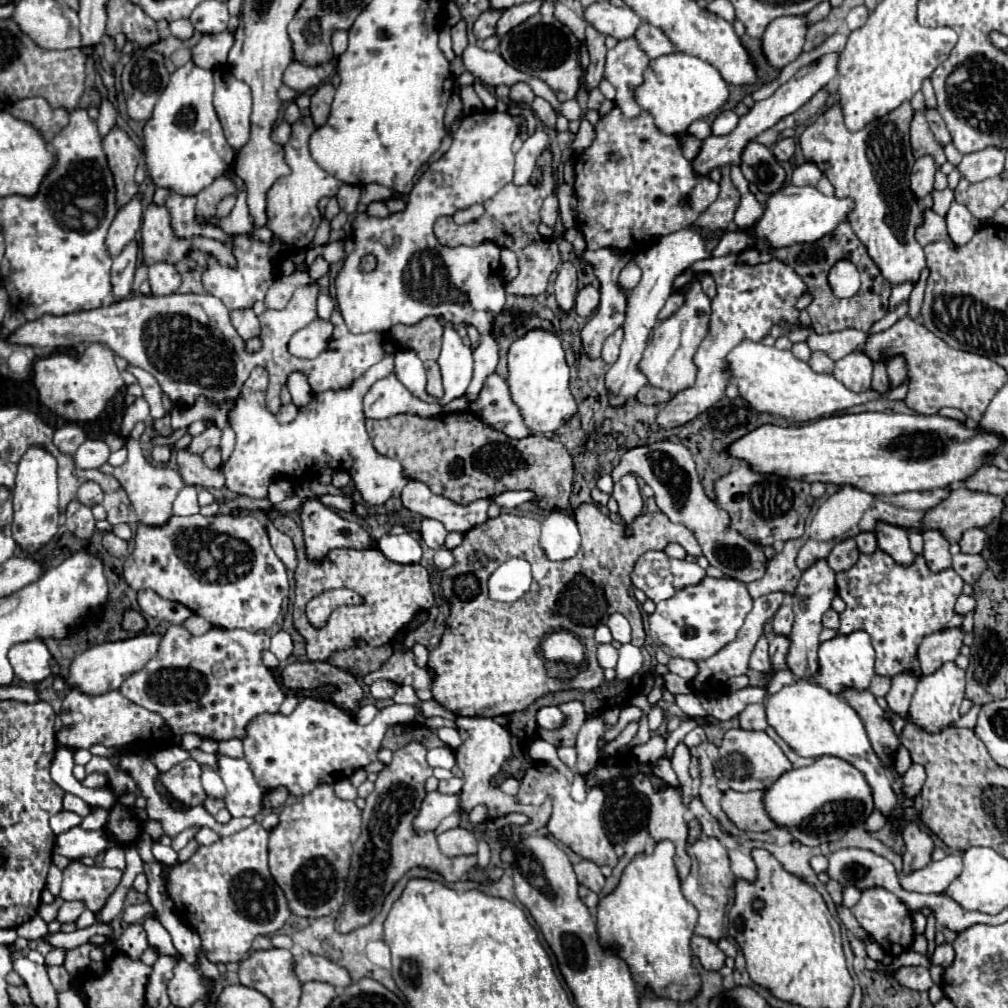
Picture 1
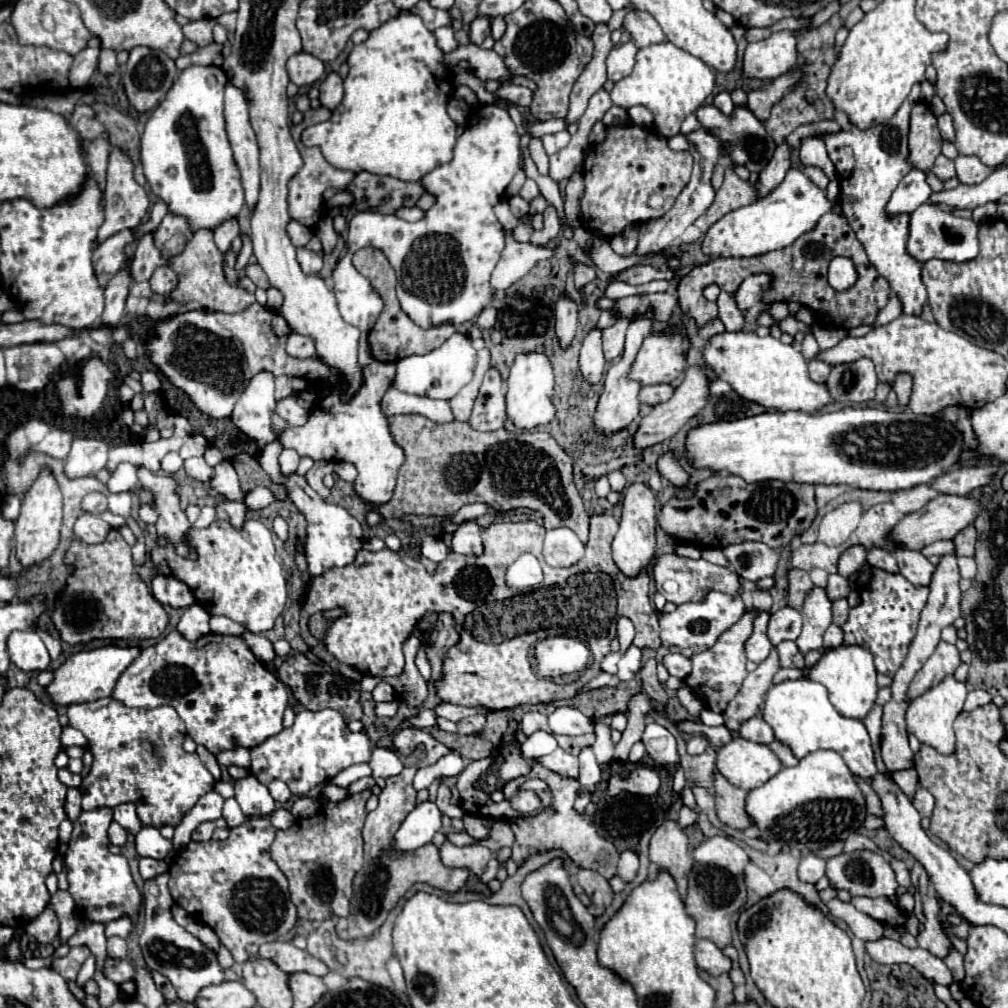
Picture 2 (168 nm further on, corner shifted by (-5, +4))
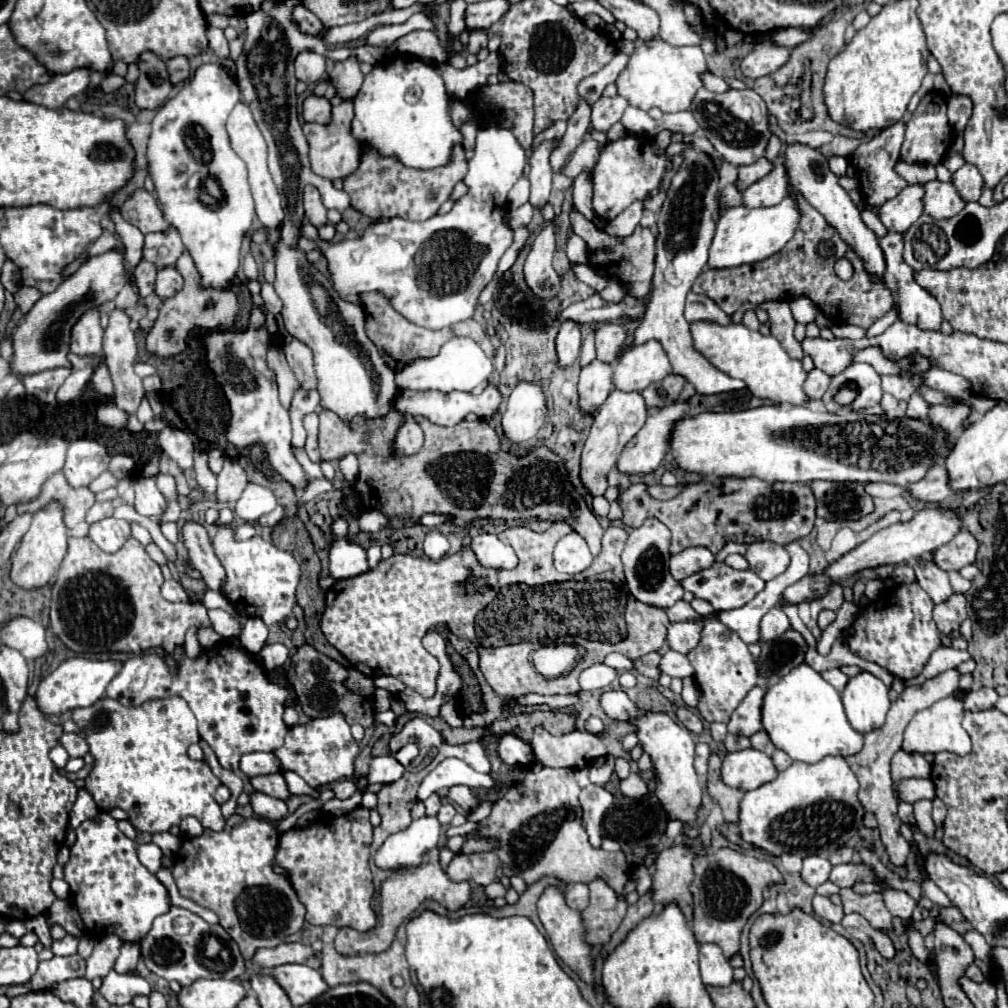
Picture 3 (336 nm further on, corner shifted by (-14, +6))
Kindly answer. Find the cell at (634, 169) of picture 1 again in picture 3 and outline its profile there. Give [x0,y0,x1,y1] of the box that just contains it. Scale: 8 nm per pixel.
[593,135,681,221]

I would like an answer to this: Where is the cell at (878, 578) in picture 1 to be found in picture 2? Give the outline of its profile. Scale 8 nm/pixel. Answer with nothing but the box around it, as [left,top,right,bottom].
[842,567,930,675]

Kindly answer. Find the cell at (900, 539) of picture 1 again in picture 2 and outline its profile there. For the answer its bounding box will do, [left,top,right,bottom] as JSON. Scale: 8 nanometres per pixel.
[894,545,934,585]

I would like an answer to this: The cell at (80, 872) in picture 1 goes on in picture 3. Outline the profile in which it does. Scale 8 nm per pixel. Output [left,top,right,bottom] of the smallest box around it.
[63,811,171,941]

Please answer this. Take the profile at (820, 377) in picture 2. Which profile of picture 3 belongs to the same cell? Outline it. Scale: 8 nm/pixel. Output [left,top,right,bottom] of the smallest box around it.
[803,369,831,401]

